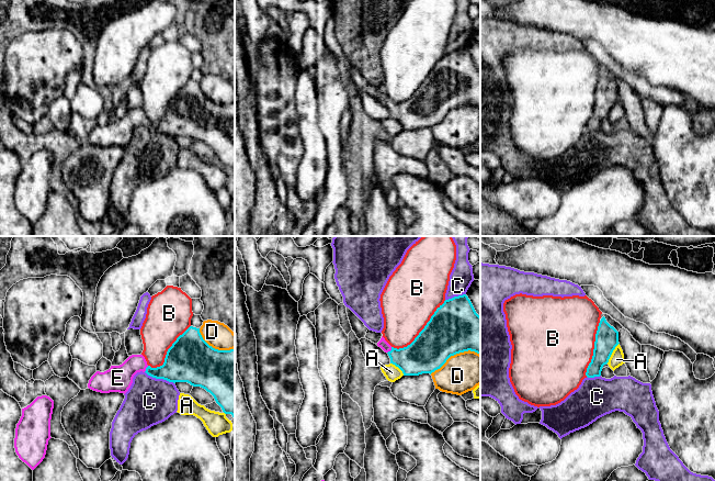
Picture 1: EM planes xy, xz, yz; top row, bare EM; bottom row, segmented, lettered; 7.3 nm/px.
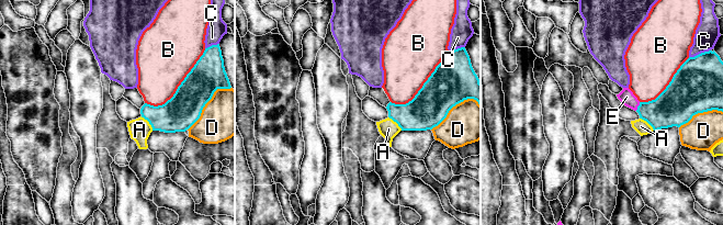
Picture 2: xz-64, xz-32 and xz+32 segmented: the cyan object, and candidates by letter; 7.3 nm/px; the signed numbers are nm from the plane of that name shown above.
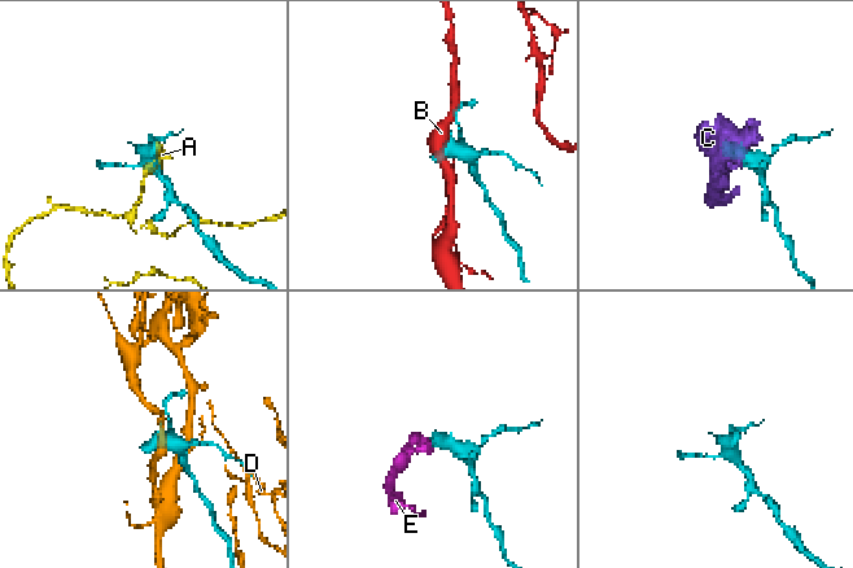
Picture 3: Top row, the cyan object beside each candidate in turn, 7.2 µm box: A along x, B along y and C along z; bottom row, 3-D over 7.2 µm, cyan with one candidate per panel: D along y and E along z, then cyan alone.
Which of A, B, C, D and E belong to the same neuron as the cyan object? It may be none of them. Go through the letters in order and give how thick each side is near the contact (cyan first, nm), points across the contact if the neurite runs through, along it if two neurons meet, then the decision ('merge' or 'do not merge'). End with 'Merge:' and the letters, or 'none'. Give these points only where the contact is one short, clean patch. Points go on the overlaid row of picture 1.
A: calibres 180 and 110 nm; do not merge
B: calibres 380 and 400 nm; do not merge
C: calibres 320 and 340 nm; do not merge
D: calibres 380 and 280 nm; do not merge
E: calibres 260 and 70 nm; way xz (424, 354), (390, 350), (383, 344); merge
Merge: E

